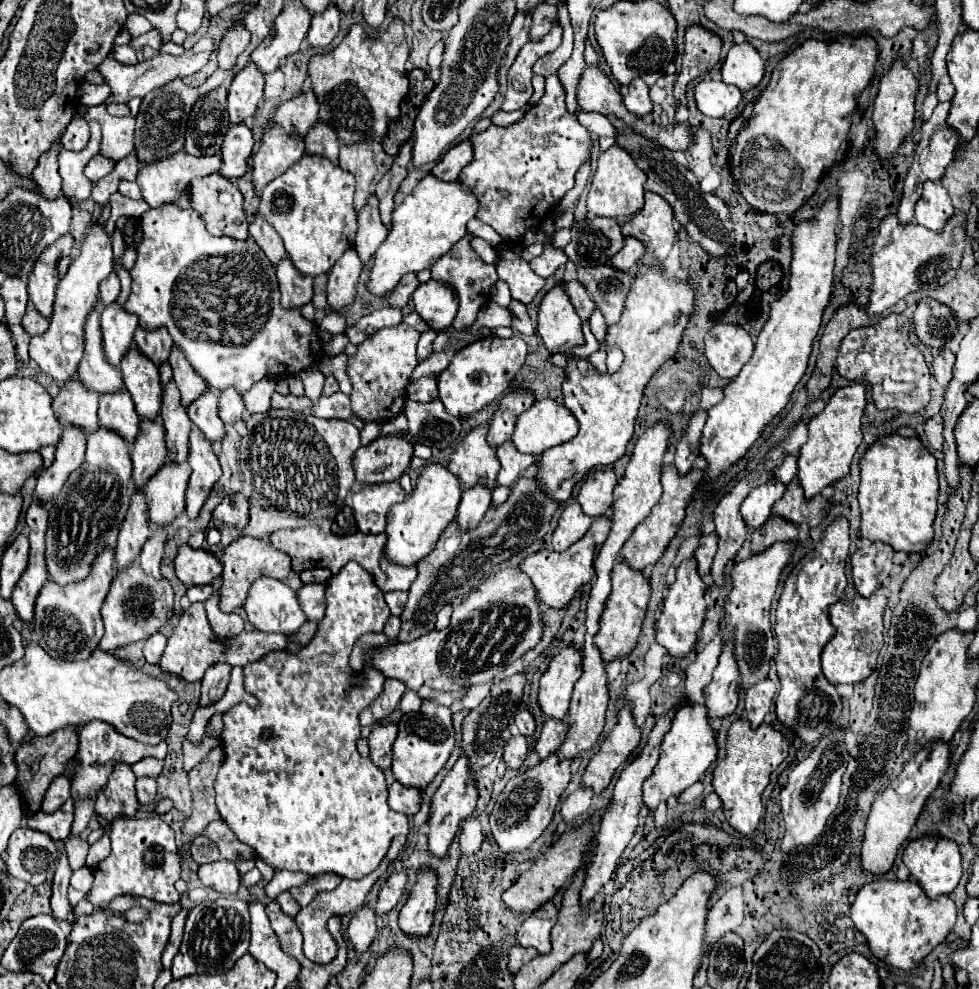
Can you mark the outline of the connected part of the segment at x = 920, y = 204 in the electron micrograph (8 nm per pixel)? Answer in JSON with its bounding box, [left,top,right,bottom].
[914,180,954,232]

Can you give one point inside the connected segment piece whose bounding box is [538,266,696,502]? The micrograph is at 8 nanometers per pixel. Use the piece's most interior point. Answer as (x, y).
(658, 309)

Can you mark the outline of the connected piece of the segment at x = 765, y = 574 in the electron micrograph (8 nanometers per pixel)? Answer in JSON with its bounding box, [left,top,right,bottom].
[724,542,798,688]

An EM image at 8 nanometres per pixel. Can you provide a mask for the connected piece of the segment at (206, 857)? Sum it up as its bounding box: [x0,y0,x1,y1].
[192,836,220,864]

